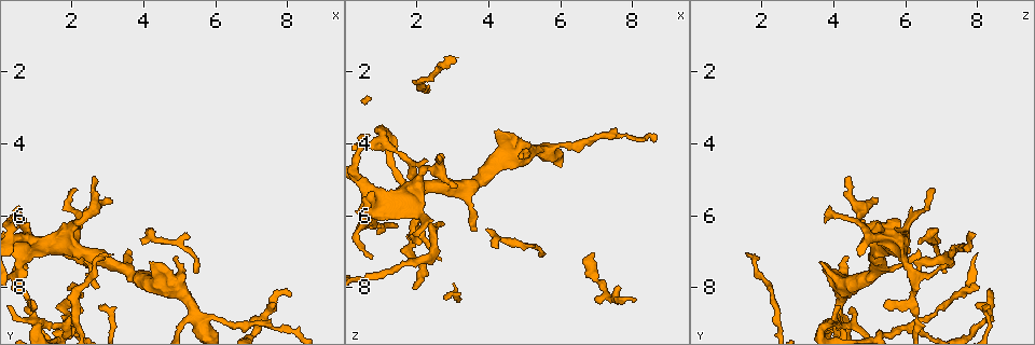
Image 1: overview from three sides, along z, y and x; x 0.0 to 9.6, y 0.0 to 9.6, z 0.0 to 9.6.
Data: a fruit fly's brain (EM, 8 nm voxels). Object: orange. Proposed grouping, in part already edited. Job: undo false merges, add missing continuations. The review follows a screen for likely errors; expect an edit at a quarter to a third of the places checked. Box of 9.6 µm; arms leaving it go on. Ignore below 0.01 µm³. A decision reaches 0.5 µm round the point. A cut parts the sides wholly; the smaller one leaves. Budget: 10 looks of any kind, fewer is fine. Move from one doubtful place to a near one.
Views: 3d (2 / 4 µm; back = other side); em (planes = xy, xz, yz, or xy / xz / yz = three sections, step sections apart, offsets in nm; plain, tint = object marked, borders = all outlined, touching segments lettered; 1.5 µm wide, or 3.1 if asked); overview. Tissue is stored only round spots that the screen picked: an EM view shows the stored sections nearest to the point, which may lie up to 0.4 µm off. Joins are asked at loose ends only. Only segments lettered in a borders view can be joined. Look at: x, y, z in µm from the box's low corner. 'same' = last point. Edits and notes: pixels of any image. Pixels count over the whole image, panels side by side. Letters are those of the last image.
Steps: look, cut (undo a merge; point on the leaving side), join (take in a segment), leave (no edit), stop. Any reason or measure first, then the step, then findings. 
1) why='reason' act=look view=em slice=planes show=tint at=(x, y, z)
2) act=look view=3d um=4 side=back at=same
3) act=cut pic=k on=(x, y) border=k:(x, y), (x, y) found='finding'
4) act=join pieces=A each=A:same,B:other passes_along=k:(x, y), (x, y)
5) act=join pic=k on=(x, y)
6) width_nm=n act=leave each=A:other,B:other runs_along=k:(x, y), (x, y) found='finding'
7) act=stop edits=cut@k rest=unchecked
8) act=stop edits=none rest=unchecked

why='branch stops here' act=look view=3d um=2 at=(3.15, 5.60, 5.25)

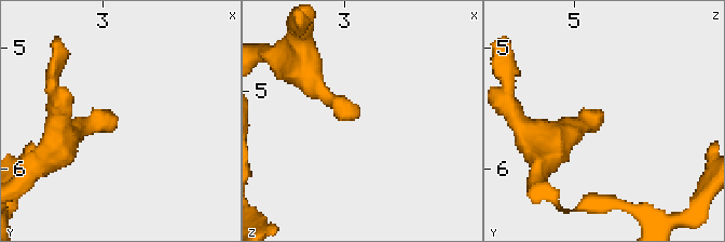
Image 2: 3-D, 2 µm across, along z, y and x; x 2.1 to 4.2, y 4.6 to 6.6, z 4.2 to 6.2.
why='now the EM' act=look view=em slice=planes show=plain at=(3.14, 5.60, 5.22)

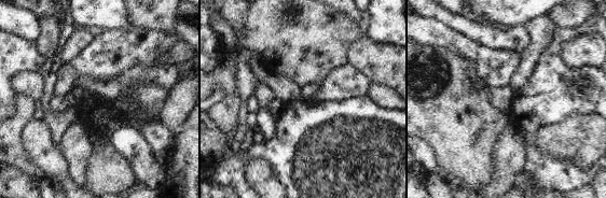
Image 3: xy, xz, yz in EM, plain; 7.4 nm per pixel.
act=look view=em slice=planes show=borders at=same

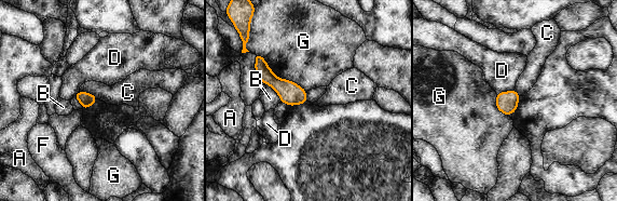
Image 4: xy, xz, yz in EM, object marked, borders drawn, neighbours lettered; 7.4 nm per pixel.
act=leave each=A:other,B:other,C:other,D:other,F:other,G:other border=4:(80, 90), (92, 93), (98, 98) found='none of them fits'

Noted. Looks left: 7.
act=look view=em slice=xy step=4 show=tint at=(3.15, 7.05, 1.60)

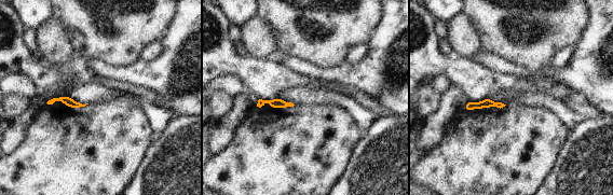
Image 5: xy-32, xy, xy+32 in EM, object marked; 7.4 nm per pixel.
why='cut it another way' act=look view=em slice=planes show=borders at=same

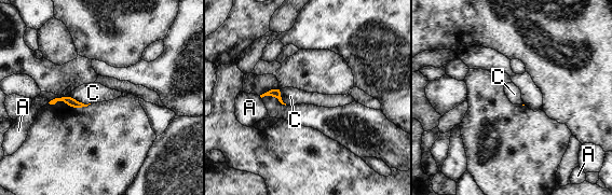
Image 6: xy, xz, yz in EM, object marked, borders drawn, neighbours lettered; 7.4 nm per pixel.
act=leave each=A:other,C:other border=6:(70, 95), (79, 101), (90, 103) found='no lettered segment goes on from it'

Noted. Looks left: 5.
why='arms part here' act=look view=em slice=xz step=8 show=tint at=(0.75, 8.30, 6.20)

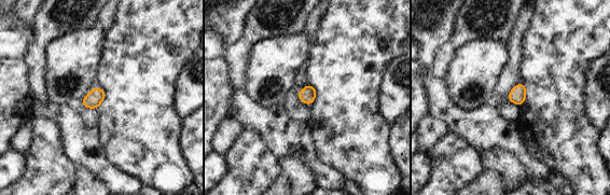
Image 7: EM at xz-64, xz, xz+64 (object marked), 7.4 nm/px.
why='another direction' act=look view=em slice=planes show=borders at=same

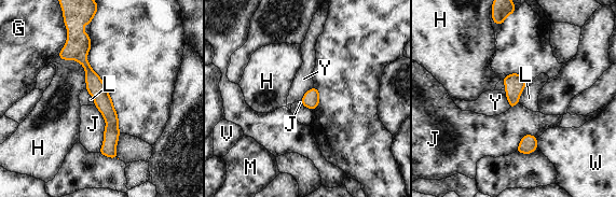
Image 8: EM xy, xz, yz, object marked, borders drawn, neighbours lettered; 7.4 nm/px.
width_nm=130 longest_contact=J:360nm act=leave each=G:other,H:other,J:other,L:other,M:other,V:other,W:other,Y:other found='one neuron here'

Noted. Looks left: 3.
why='end of a long branch' act=look view=em slice=planes show=borders at=(8.10, 8.25, 8.40)

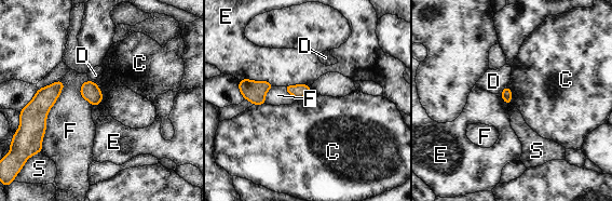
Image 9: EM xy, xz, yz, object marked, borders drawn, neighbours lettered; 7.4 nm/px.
longest_contact=F:550nm act=leave each=C:other,D:other,E:other,F:other,S:other found='none of them fits'

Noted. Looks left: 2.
act=stop edits=none rest=unchecked

